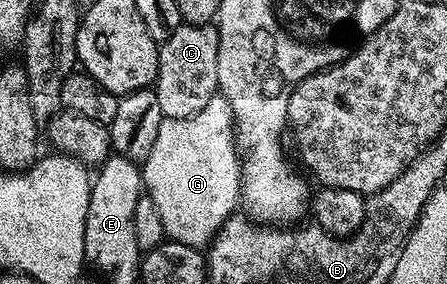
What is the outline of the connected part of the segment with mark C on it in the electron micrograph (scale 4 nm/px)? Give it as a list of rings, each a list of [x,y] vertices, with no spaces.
[[[215,23],[185,24],[159,45],[158,74],[154,85],[165,118],[190,118],[218,94],[218,30]]]

